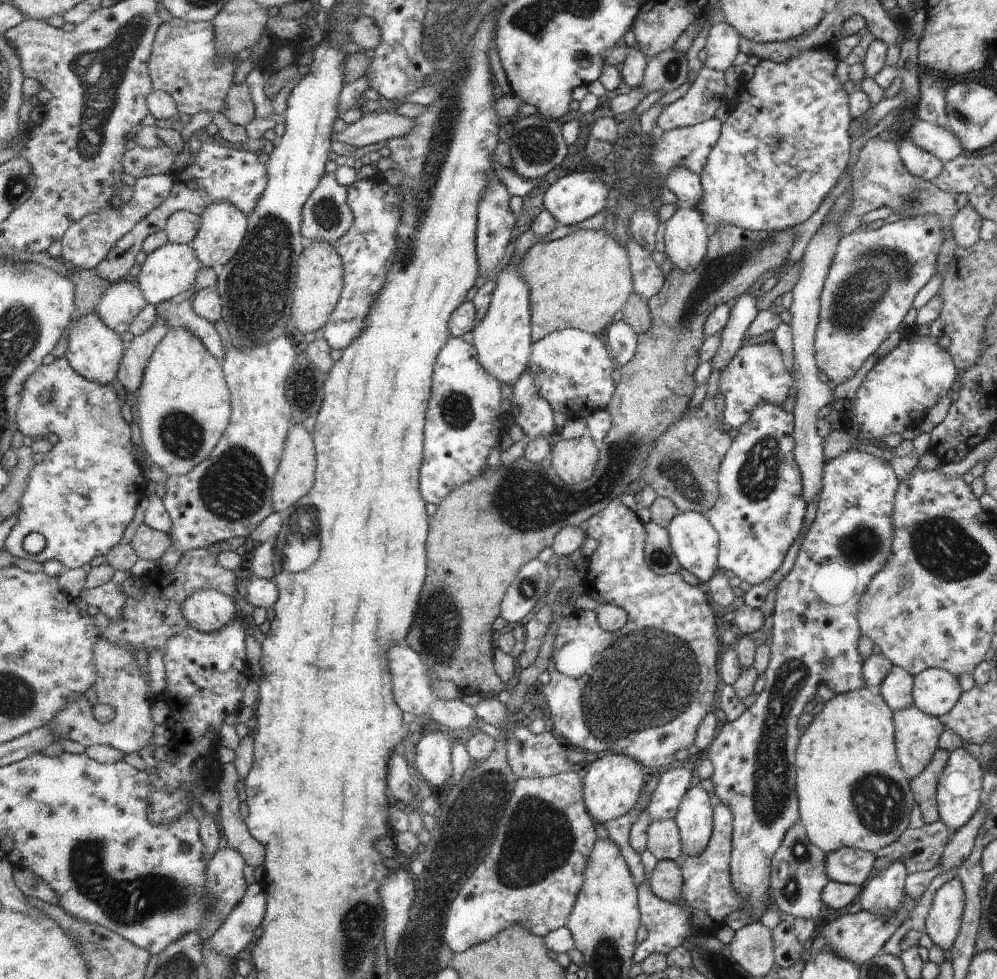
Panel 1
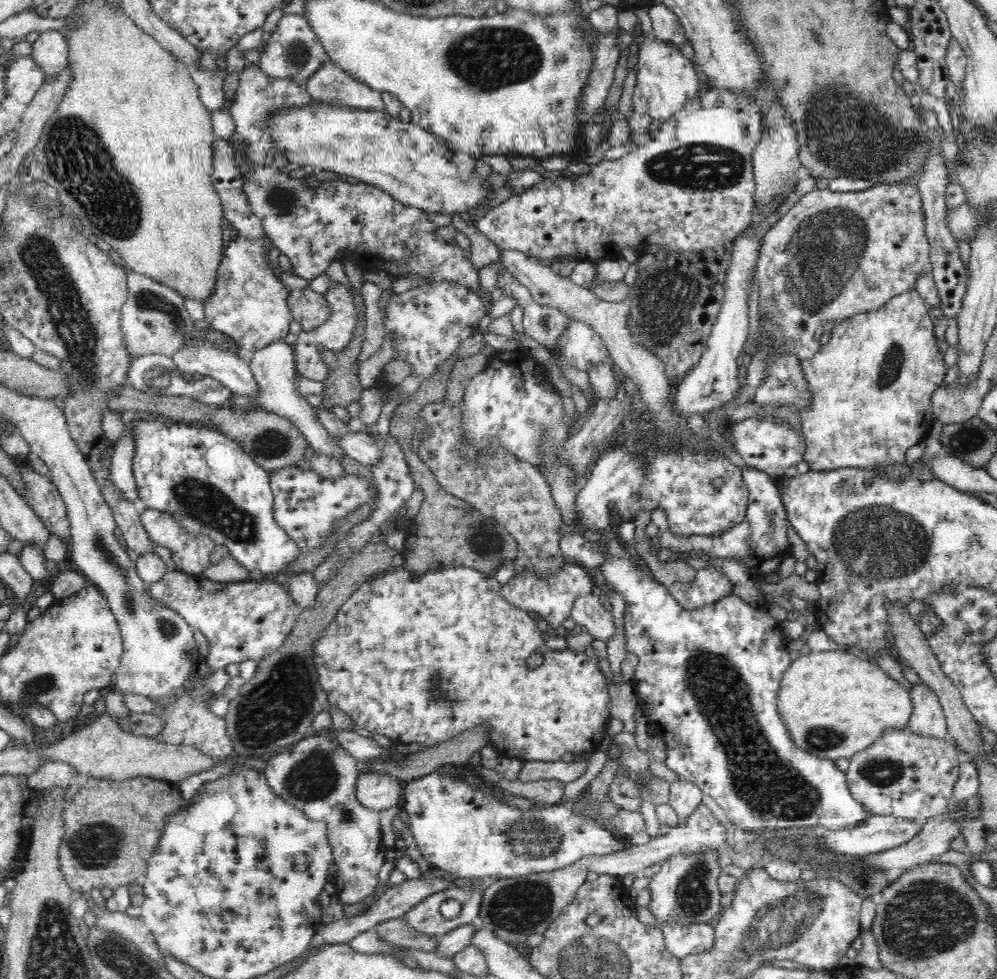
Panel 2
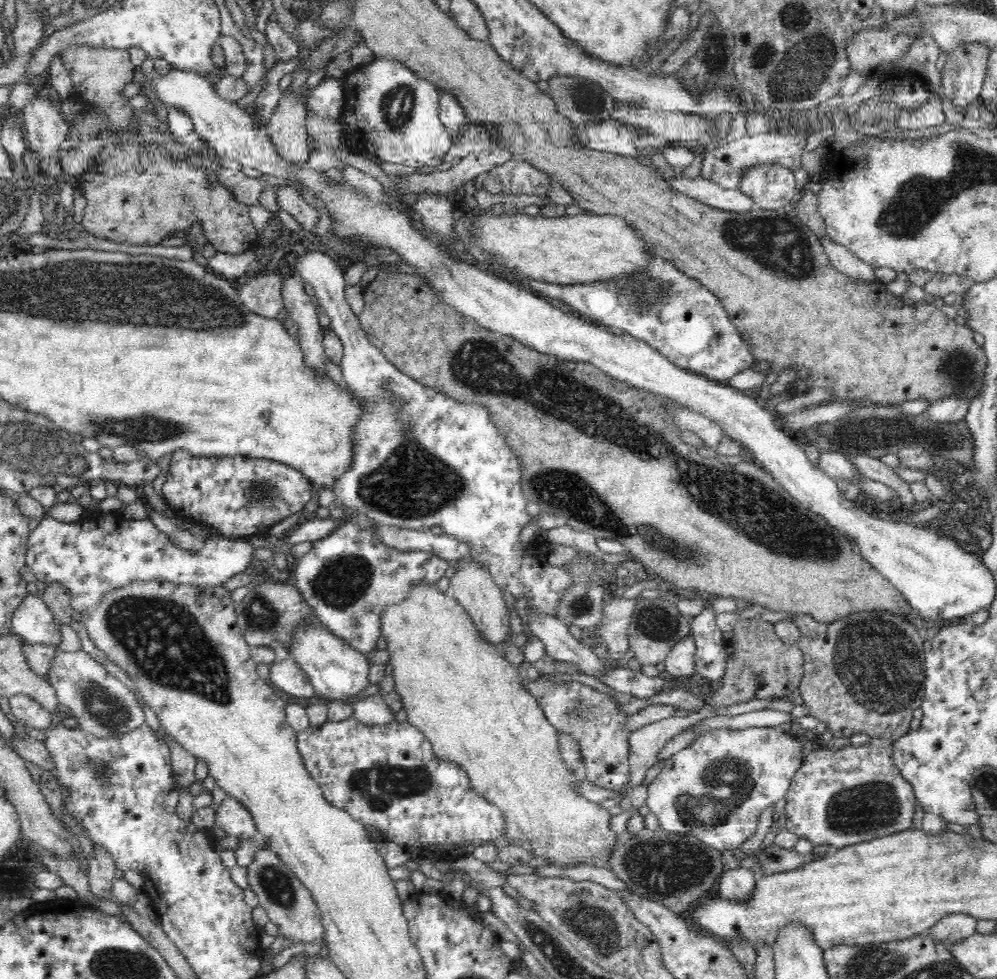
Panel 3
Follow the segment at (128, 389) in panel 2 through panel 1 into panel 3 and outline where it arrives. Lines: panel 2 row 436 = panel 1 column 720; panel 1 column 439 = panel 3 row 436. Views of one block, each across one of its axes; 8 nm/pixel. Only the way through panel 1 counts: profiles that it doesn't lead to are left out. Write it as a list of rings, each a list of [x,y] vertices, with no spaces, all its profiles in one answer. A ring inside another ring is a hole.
[[[382,268],[374,280],[364,287],[364,298],[364,308],[358,315],[361,327],[366,331],[370,342],[377,346],[398,370],[402,370],[410,378],[416,378],[424,386],[434,386],[438,392],[448,394],[448,397],[459,403],[487,404],[499,432],[505,435],[505,441],[511,446],[521,465],[522,479],[524,479],[522,491],[530,503],[538,504],[541,513],[564,515],[568,519],[568,525],[576,530],[590,532],[598,539],[621,542],[629,550],[630,556],[642,563],[655,581],[667,579],[668,582],[672,582],[672,586],[675,586],[675,592],[694,589],[701,591],[706,597],[736,598],[745,605],[766,607],[774,612],[787,612],[790,617],[797,614],[810,615],[815,621],[824,625],[831,625],[849,614],[862,611],[884,611],[904,621],[912,616],[918,616],[892,582],[859,553],[859,546],[850,537],[834,529],[821,515],[802,506],[759,465],[743,462],[729,465],[723,460],[702,458],[700,455],[697,457],[698,460],[690,459],[689,451],[692,447],[680,439],[680,433],[674,427],[672,417],[668,417],[668,413],[662,409],[660,395],[634,387],[628,382],[616,380],[589,362],[577,363],[570,360],[566,362],[526,346],[515,338],[482,328],[476,324],[476,321],[454,312],[450,305],[442,303],[436,297],[434,289],[424,285],[422,277],[418,277],[414,272],[402,274]]]

